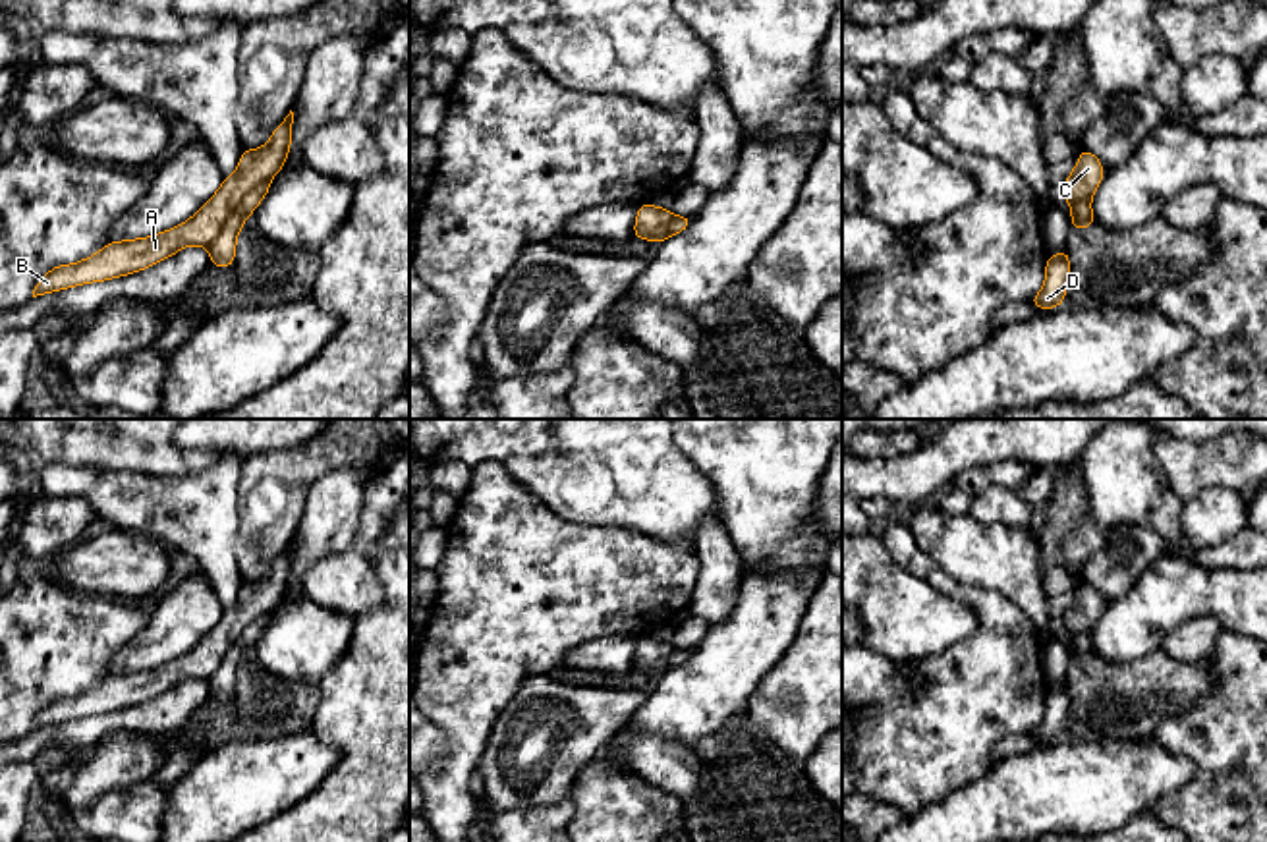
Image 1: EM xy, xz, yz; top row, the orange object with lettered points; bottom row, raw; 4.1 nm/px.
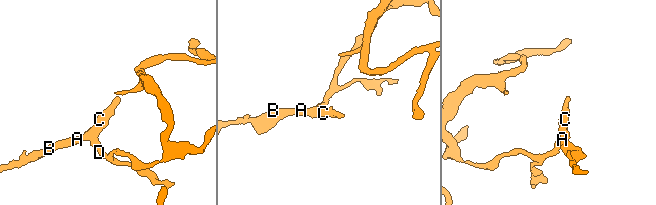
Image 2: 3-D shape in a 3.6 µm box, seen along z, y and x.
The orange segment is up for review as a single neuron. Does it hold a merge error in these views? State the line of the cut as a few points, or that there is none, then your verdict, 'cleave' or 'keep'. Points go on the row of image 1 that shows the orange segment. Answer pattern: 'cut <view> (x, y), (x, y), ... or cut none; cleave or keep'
cut xy (269, 182), (257, 184), (242, 199), (223, 230), (207, 246); cleave

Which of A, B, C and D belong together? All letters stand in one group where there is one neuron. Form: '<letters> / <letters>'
A B C / D

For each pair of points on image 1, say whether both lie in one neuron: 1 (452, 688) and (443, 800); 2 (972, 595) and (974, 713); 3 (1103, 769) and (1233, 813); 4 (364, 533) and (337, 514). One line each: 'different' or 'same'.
1: same
2: same
3: different
4: different

